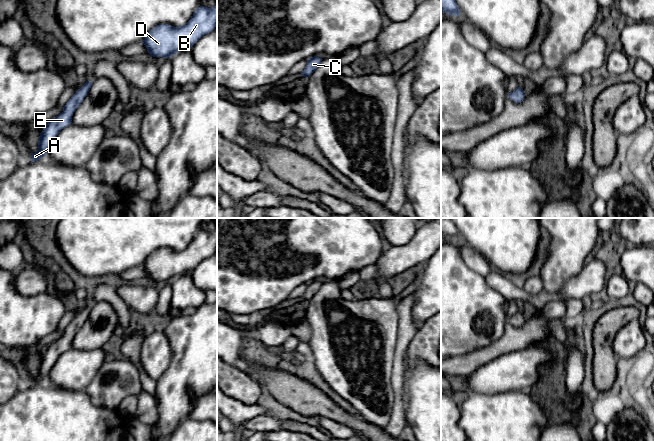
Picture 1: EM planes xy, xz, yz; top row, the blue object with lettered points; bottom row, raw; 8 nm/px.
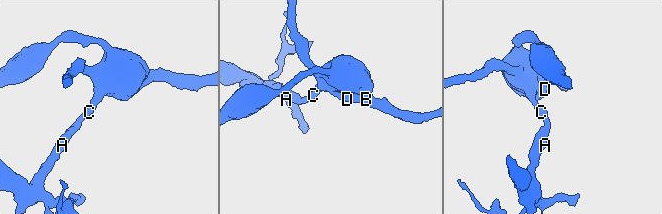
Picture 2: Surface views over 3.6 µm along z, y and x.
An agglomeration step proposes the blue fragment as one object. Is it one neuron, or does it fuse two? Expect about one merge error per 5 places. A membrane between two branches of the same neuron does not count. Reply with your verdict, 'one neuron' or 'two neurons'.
one neuron

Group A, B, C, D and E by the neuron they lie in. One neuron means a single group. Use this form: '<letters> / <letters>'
A B C D E

